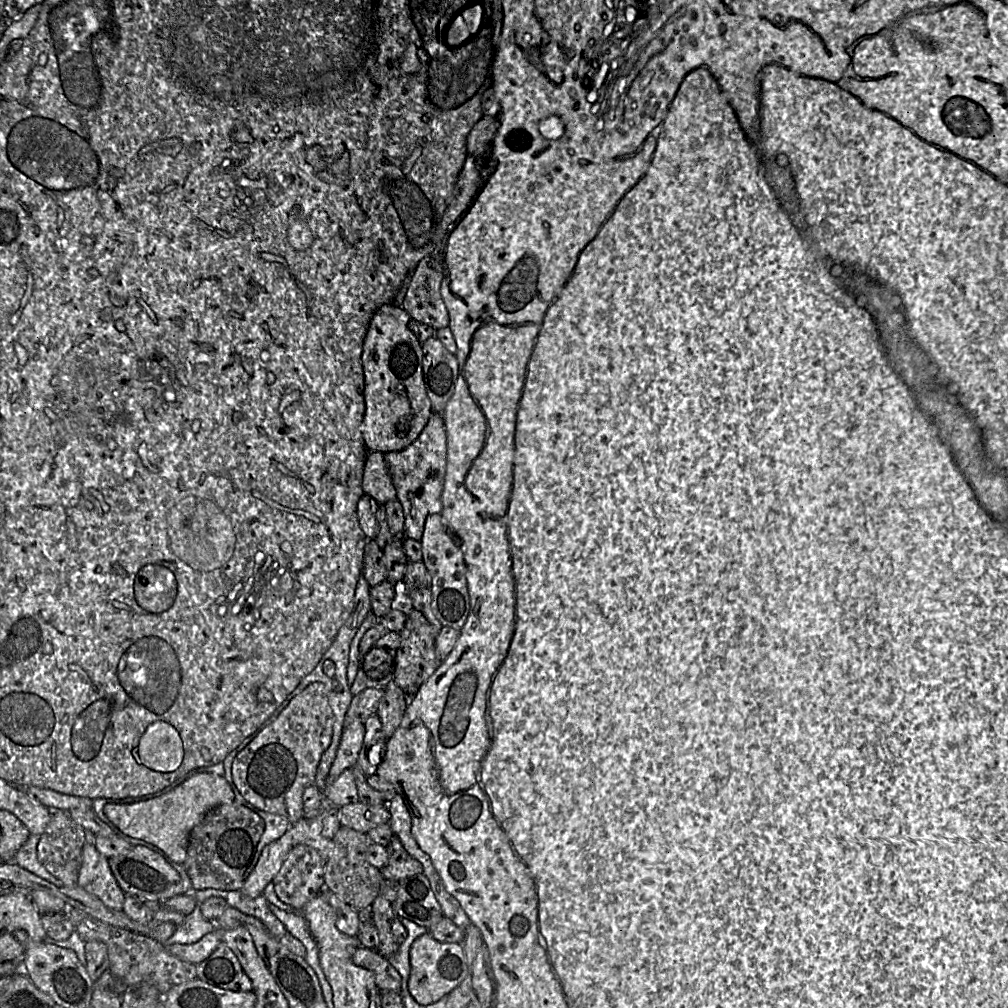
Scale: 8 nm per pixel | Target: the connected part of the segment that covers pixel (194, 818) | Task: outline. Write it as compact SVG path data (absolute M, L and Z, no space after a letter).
M196 773L169 792L137 803L118 804L117 799L97 798L95 805L105 805L110 821L126 835L144 840L160 848L171 862L182 865L187 856L190 831L212 808L231 803L235 794L224 776L211 773Z

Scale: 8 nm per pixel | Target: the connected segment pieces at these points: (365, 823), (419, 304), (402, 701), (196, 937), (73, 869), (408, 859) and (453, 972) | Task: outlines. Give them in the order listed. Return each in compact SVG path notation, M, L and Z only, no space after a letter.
M361 802L350 803L339 808L339 820L343 827L368 833L378 825L389 823L387 803L367 805Z
M431 256L424 257L410 278L400 307L413 320L435 329L447 327L449 315L440 294L441 281L440 261Z
M394 683L384 689L377 715L381 720L383 731L387 738L390 738L399 727L409 699L405 692Z
M199 905L193 912L185 916L183 923L177 927L175 933L162 943L165 948L173 944L195 943L217 928L215 921L203 917Z
M52 810L51 819L40 835L37 859L65 886L77 886L86 830L77 824L70 813Z
M394 834L386 849L387 862L379 869L386 883L394 884L401 879L423 872L422 864L405 850L399 838Z
M427 932L414 940L410 948L410 975L408 990L420 1005L439 1001L455 989L467 976L468 966L459 943L442 943Z

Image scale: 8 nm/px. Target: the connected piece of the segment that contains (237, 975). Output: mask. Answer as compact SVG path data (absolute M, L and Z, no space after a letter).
M223 941L210 956L196 965L196 978L211 986L234 992L253 990L252 981L237 956Z

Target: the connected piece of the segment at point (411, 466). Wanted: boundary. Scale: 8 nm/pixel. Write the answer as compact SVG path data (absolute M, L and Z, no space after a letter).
M432 412L419 437L401 451L384 453L385 462L404 511L404 537L421 541L429 515L441 513L447 462L447 436L442 413Z

